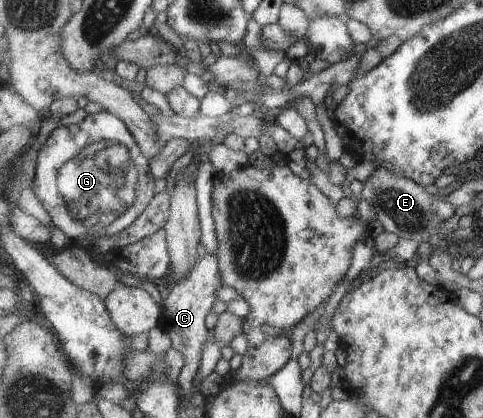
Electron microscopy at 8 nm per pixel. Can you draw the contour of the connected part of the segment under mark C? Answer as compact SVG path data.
M205 255L199 259L185 281L175 284L162 304L163 311L158 326L170 336L172 348L178 350L185 360L177 381L182 396L193 388L193 380L201 366L203 348L209 340L209 328L205 324L205 318L213 310L213 304L217 302L221 286L226 285L221 271L217 256Z

